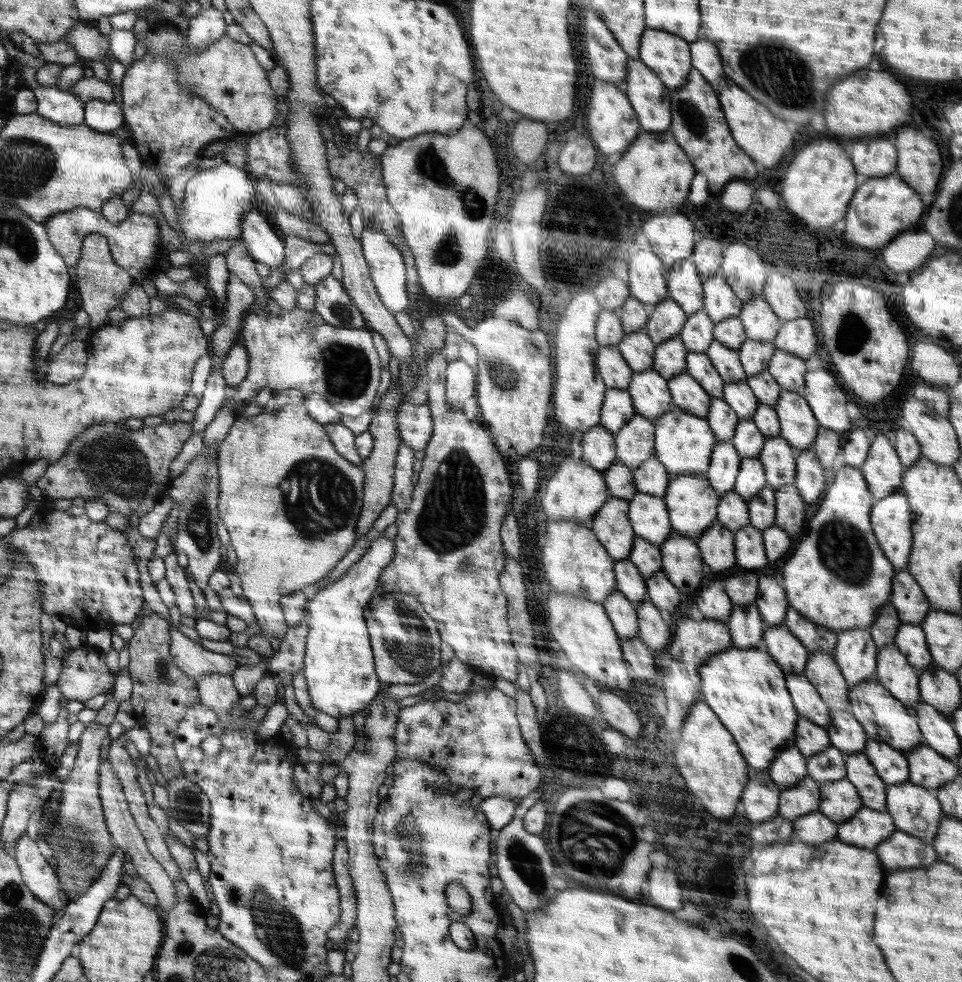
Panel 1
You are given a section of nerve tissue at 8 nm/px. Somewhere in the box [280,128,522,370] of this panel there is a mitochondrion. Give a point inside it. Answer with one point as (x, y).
(429, 166)

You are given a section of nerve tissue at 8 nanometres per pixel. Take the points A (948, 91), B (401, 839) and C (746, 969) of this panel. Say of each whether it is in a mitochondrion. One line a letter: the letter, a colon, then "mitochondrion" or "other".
A: other
B: mitochondrion
C: mitochondrion

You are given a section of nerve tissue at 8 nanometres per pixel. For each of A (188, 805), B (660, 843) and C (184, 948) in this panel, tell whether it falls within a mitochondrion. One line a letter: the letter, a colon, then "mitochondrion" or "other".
A: mitochondrion
B: other
C: mitochondrion

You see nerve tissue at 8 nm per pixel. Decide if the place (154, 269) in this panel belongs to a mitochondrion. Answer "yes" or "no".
no

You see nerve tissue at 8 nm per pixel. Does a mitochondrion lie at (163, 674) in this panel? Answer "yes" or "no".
yes

